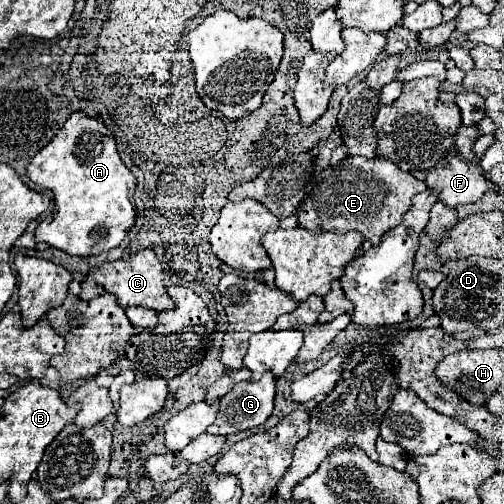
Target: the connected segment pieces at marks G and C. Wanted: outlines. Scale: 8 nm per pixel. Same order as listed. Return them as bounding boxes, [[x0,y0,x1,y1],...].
[[207,372,277,434],[79,248,175,312]]

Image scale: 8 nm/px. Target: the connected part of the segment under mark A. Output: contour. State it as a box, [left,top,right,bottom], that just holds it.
[27,112,135,258]

